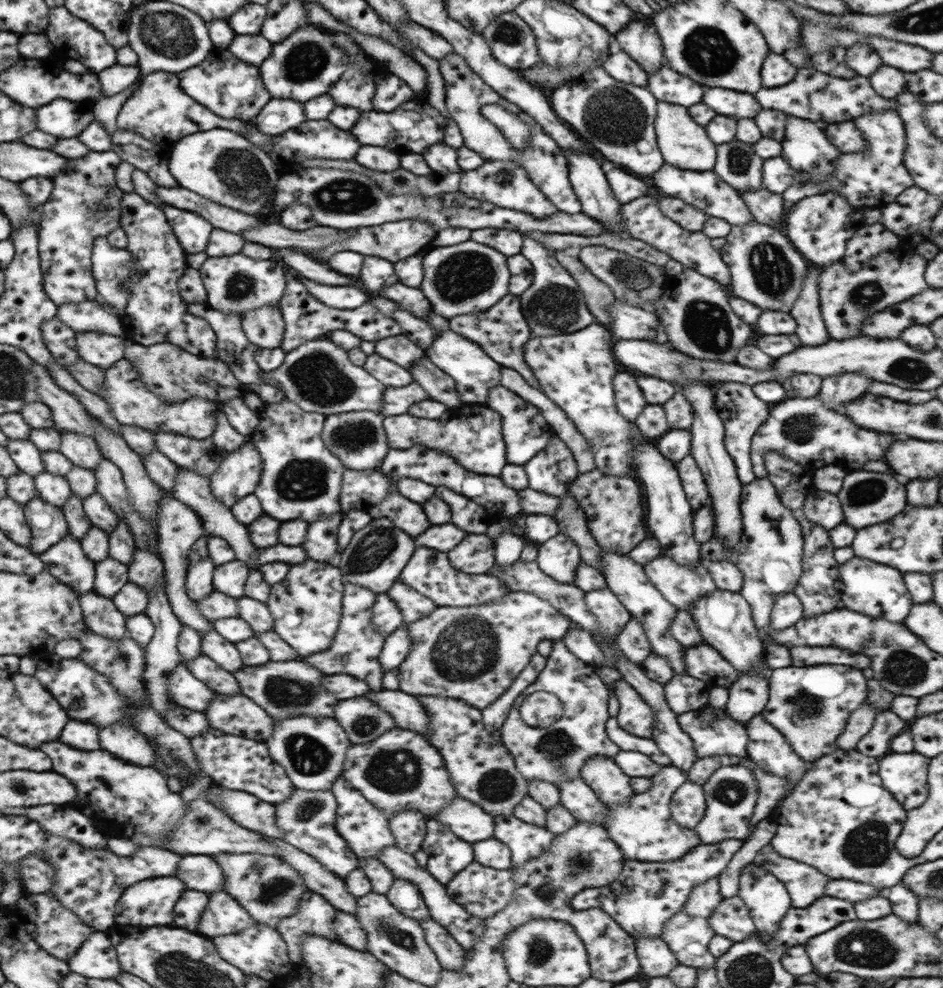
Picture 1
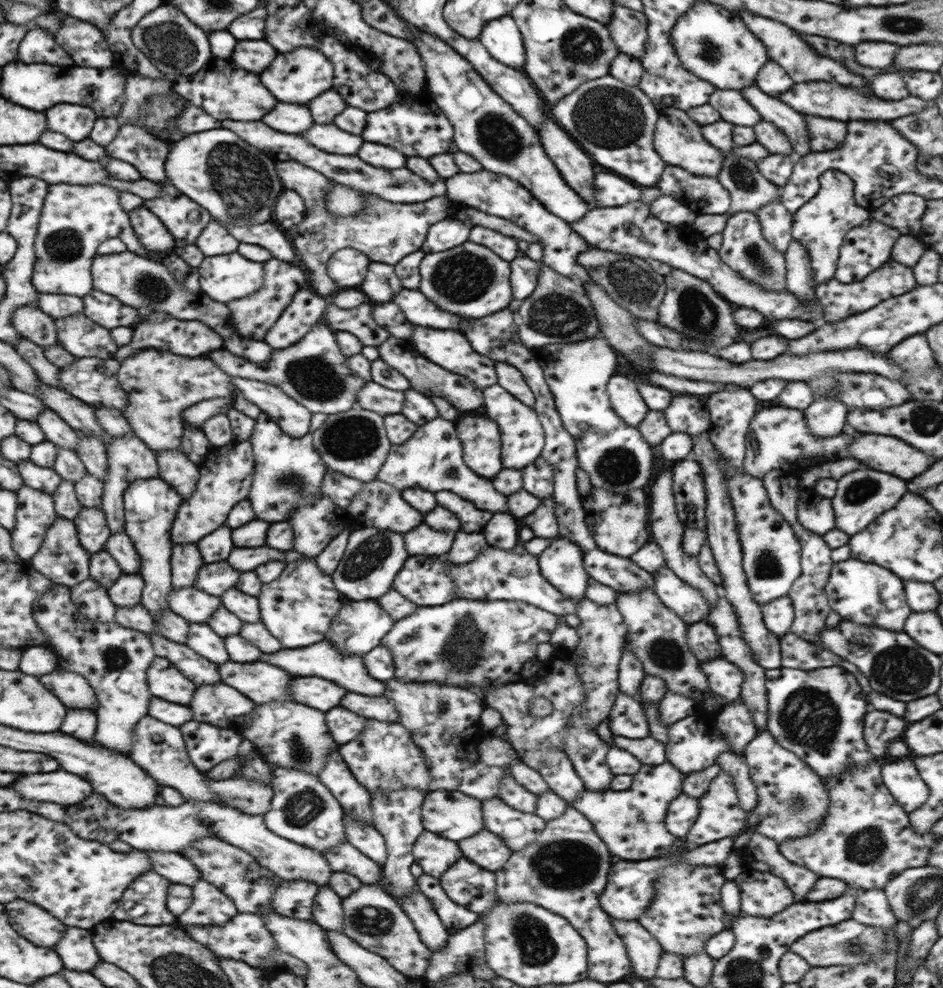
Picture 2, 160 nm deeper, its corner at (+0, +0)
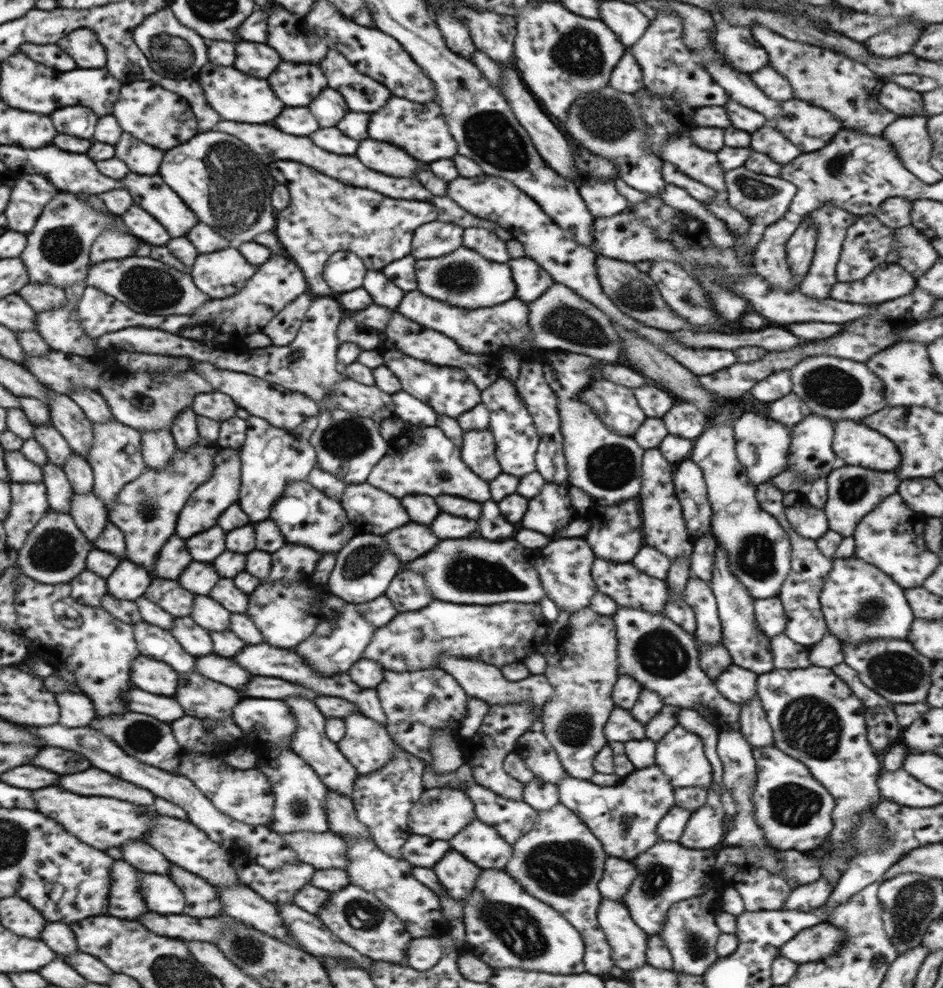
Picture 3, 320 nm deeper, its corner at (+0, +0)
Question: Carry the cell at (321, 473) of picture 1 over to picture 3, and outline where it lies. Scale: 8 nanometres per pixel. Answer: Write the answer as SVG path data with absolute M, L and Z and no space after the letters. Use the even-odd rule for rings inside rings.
M318 415L308 417L299 427L284 430L267 420L250 416L246 420L246 440L239 448L241 458L240 498L237 504L252 522L262 522L272 514L272 505L280 500L286 486L306 482L317 464L317 454L311 445L311 436L317 427Z

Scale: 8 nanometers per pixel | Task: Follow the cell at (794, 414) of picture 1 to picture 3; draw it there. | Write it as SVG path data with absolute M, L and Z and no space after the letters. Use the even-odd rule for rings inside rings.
M742 414L733 422L735 453L740 464L745 468L750 482L758 486L770 481L770 478L787 470L787 456L791 444L791 430L774 418L762 418L759 415Z

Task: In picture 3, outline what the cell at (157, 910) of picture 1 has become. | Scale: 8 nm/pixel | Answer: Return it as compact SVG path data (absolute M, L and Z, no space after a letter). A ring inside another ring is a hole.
M119 859L114 862L109 872L113 881L109 886L108 915L138 920L150 911L139 889L139 869Z

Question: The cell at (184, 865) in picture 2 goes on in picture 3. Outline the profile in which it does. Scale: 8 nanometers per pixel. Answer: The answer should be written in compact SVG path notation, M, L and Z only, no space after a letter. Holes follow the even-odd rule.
M144 840L128 841L119 847L122 851L121 859L140 871L169 876L172 862Z

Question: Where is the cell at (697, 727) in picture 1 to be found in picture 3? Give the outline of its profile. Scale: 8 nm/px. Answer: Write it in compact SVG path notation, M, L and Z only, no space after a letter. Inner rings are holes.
M677 724L672 727L657 743L655 766L664 772L674 788L685 786L704 786L706 789L713 783L713 769L706 758L702 739L690 730Z

